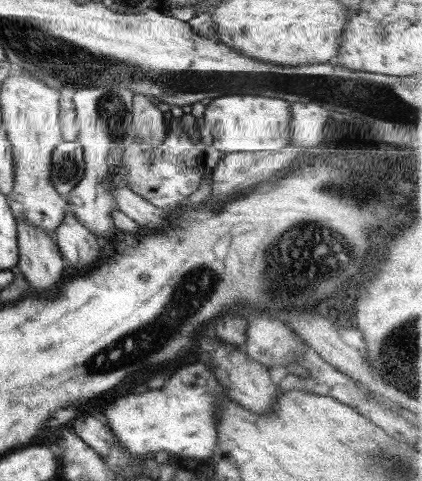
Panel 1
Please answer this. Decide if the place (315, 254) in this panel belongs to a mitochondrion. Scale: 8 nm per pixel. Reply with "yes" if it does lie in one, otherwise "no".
yes

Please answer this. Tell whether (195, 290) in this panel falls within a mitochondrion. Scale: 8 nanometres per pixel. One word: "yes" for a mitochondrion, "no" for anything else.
yes

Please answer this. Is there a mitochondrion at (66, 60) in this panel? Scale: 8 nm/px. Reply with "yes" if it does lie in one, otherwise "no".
yes

